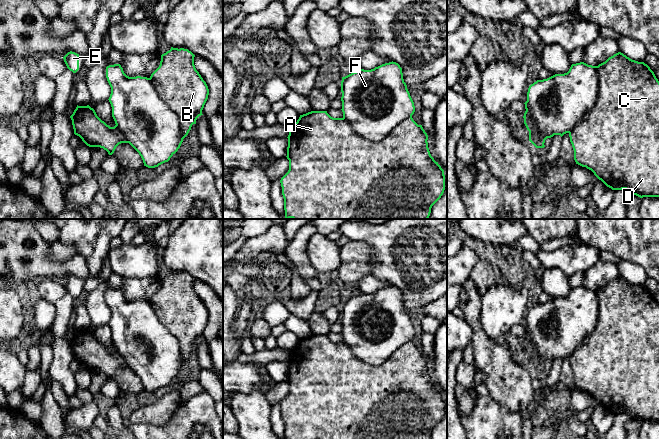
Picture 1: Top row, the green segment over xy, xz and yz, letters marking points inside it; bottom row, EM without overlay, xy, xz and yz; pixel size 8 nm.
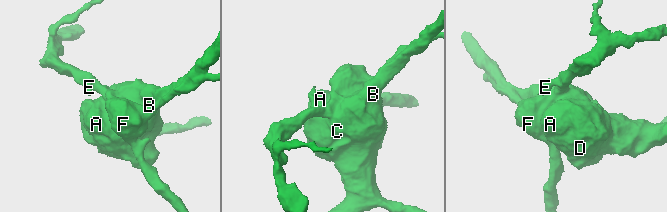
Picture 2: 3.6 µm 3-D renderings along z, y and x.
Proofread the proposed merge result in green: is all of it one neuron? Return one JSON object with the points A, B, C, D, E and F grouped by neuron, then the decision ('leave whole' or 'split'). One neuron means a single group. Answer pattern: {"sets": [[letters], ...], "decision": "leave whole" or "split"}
{"sets": [["A", "B", "C", "D"], ["E", "F"]], "decision": "split"}

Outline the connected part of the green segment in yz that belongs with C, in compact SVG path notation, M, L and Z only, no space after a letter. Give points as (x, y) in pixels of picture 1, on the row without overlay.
M621 276L609 281L598 289L599 311L597 325L593 332L577 347L569 357L570 366L574 374L576 388L591 394L594 399L612 414L626 413L633 419L643 421L659 421L659 305L654 296L644 286L630 283Z

